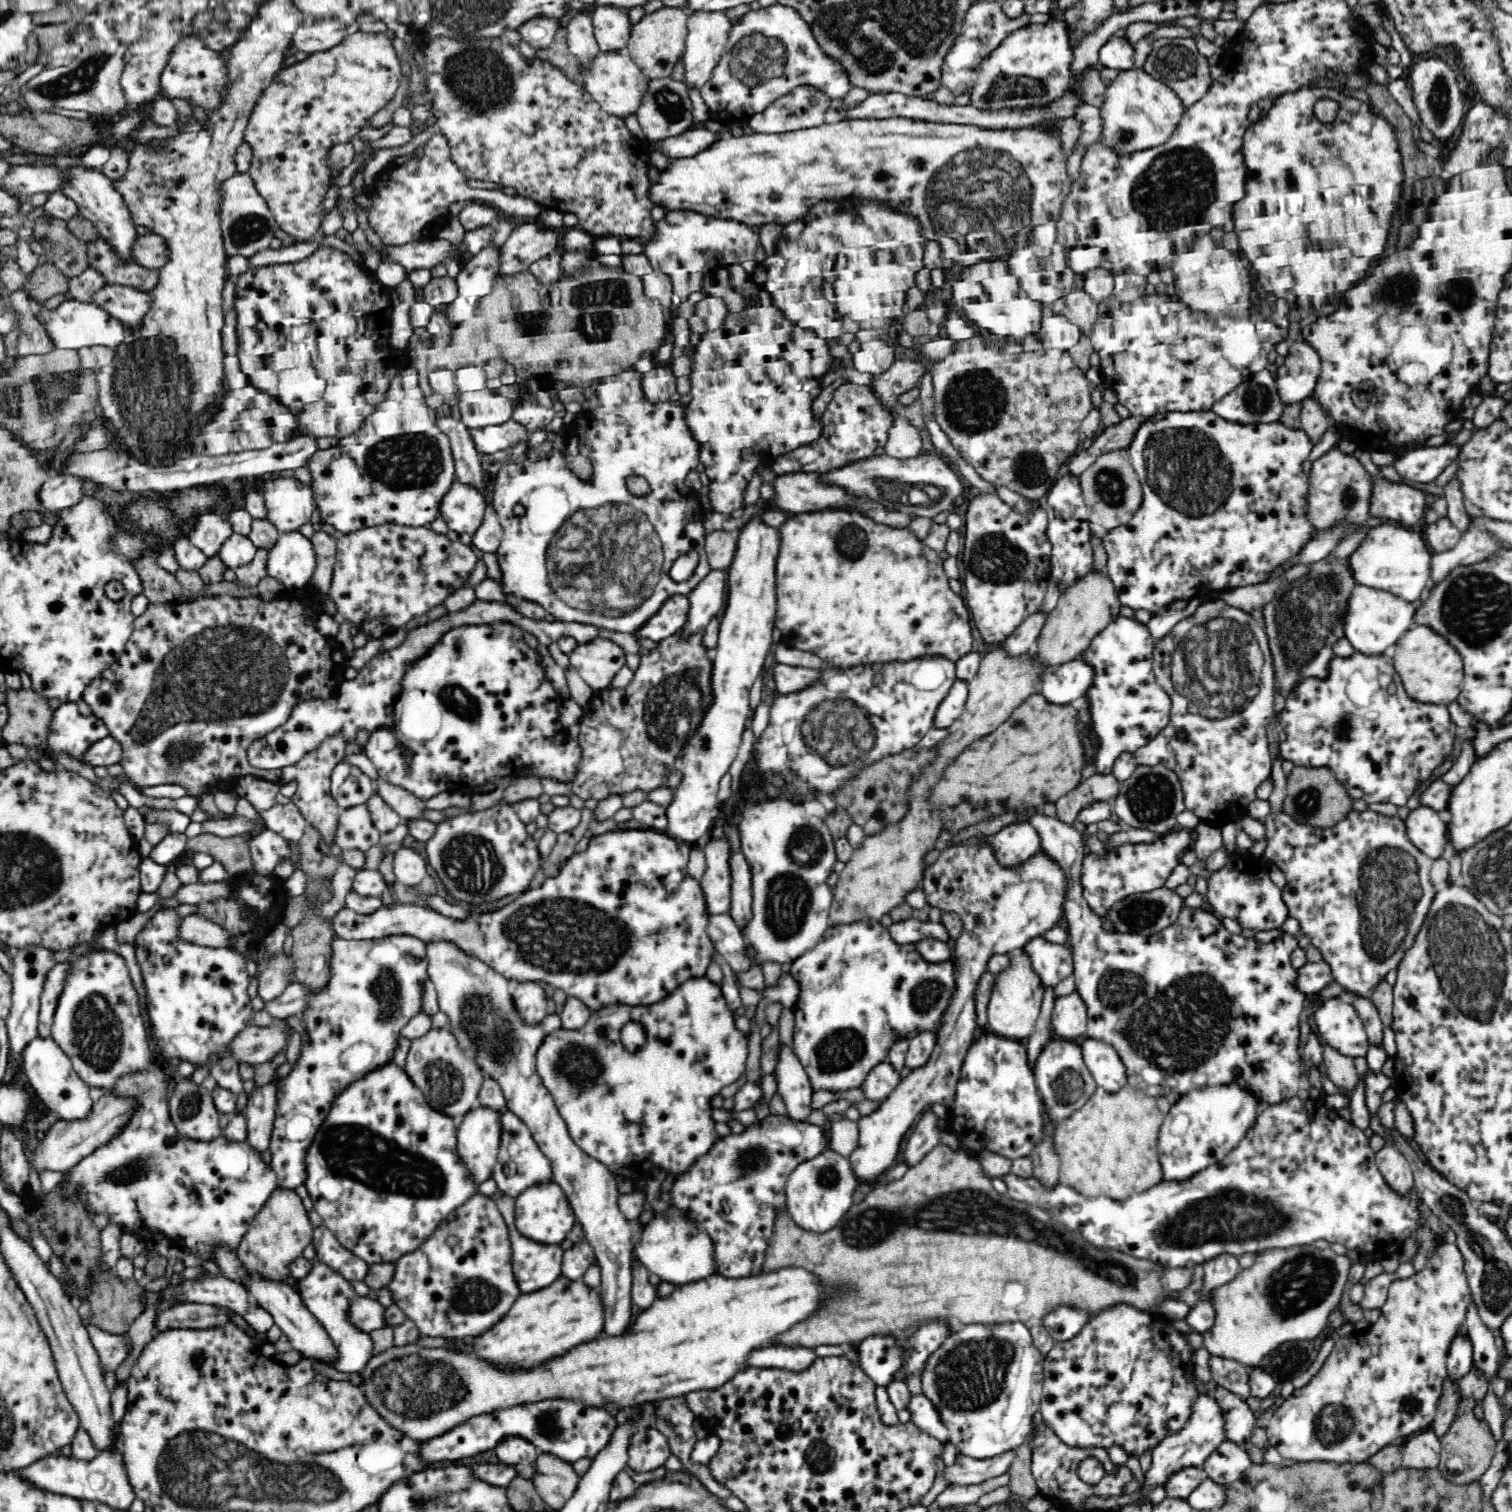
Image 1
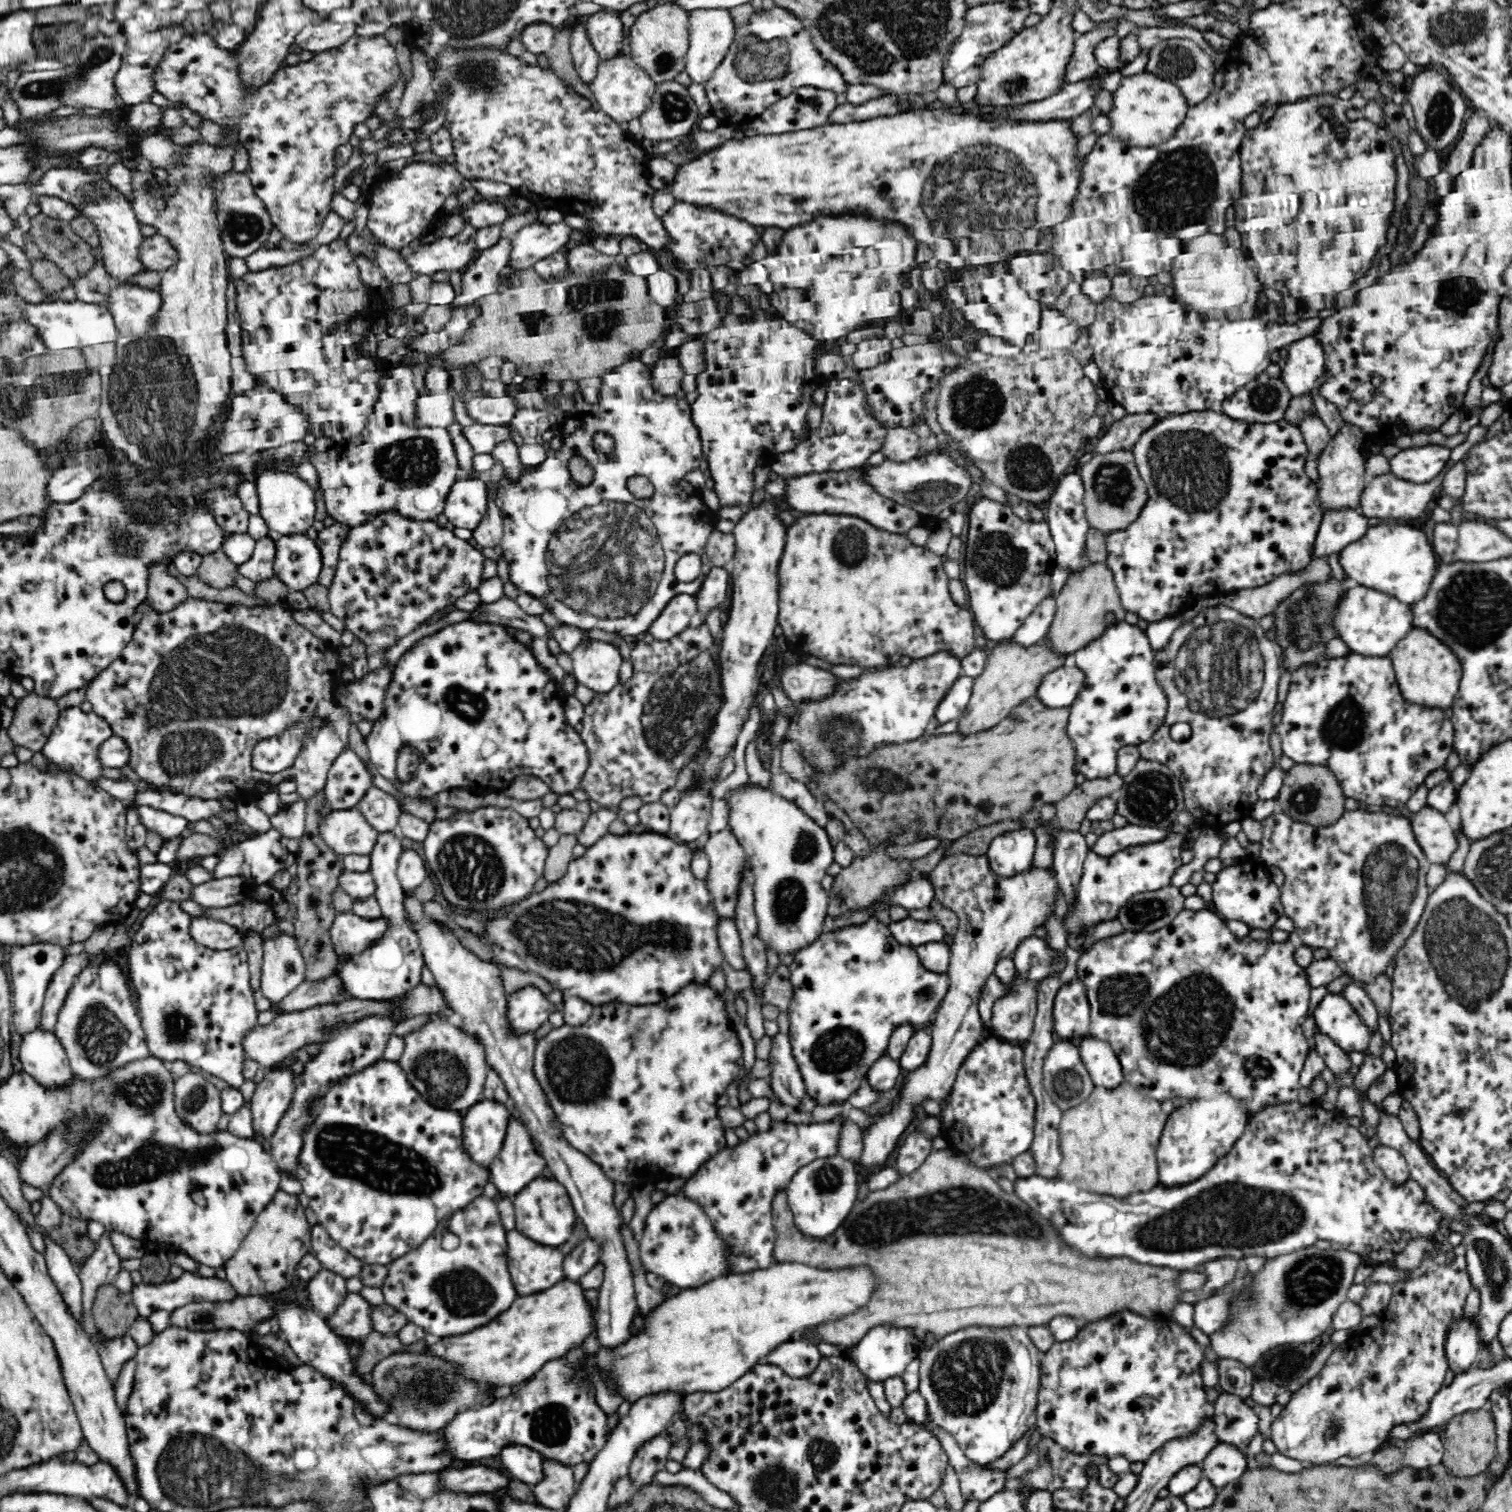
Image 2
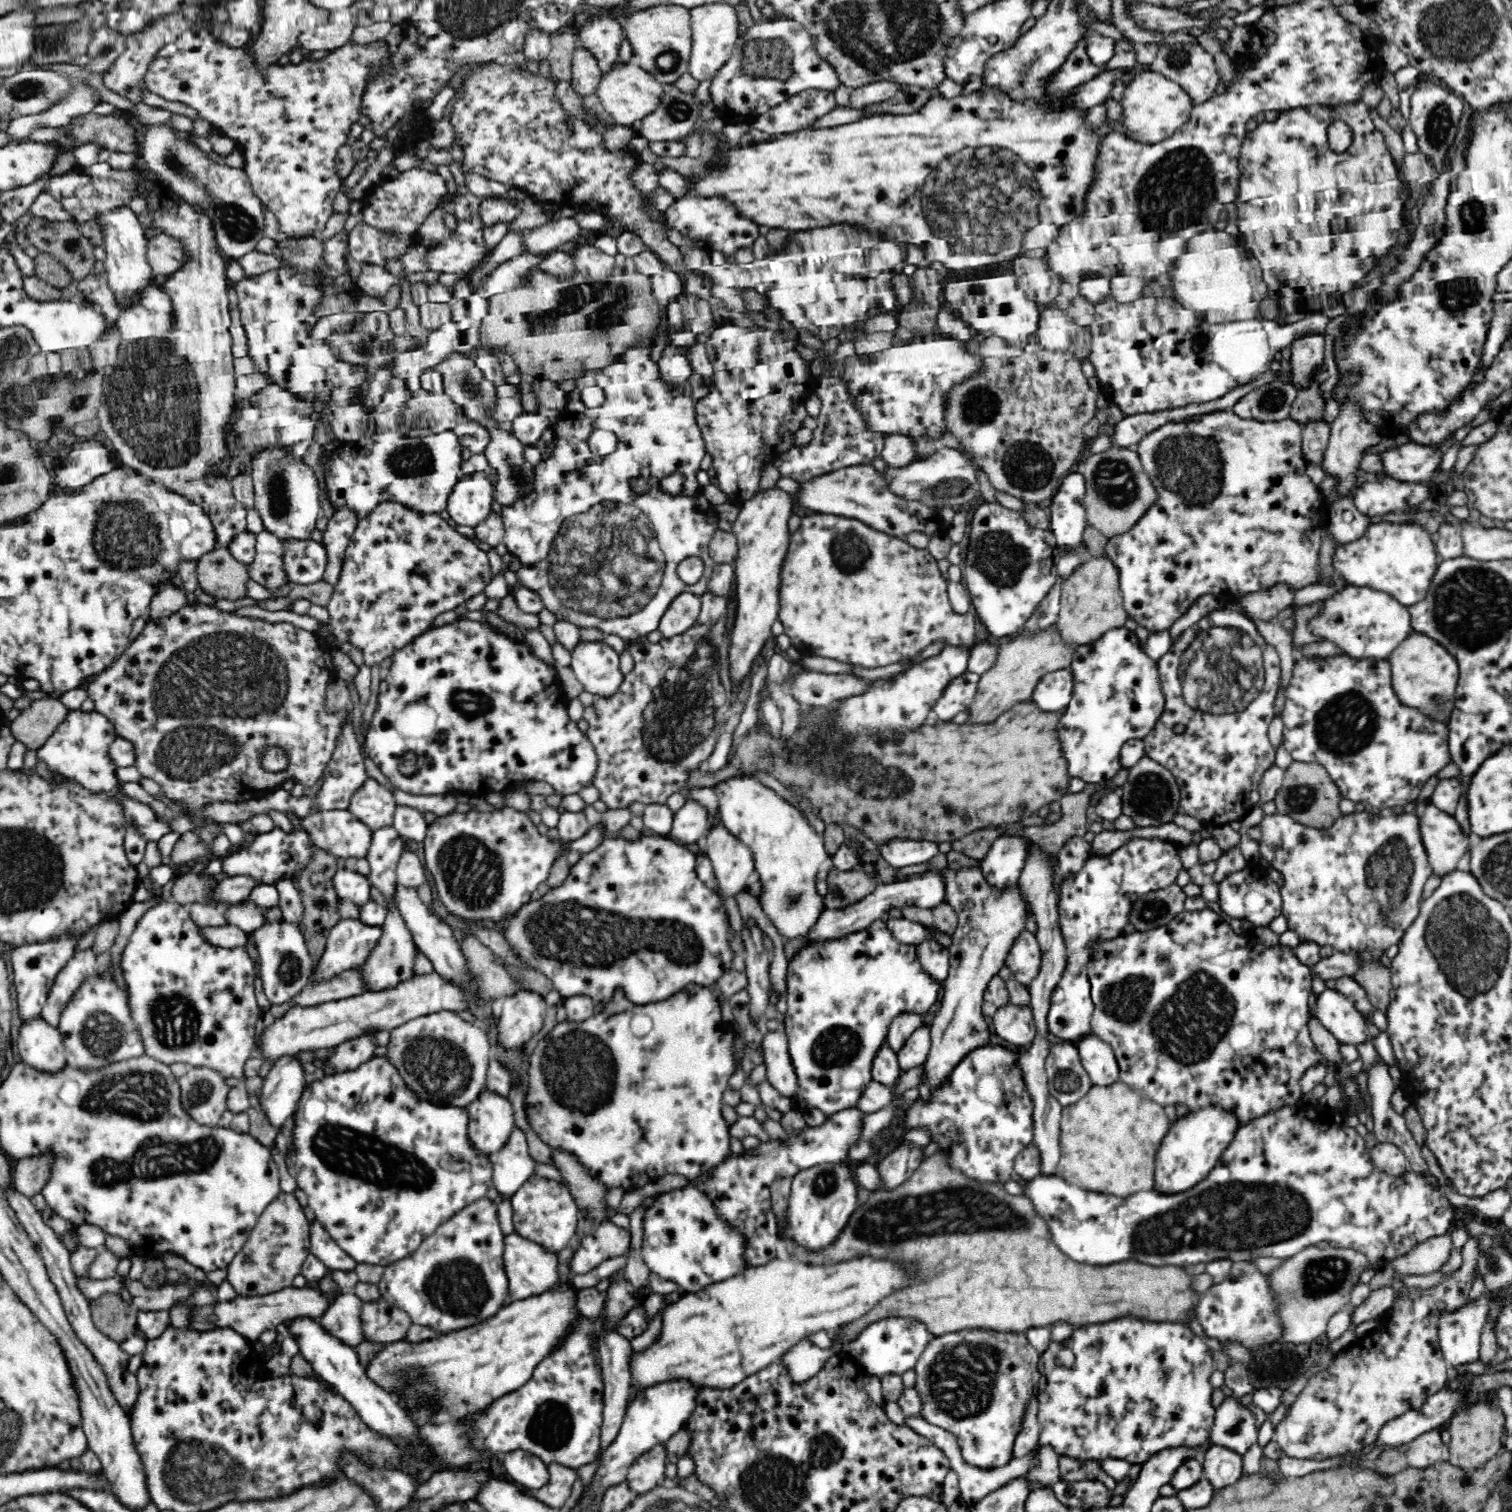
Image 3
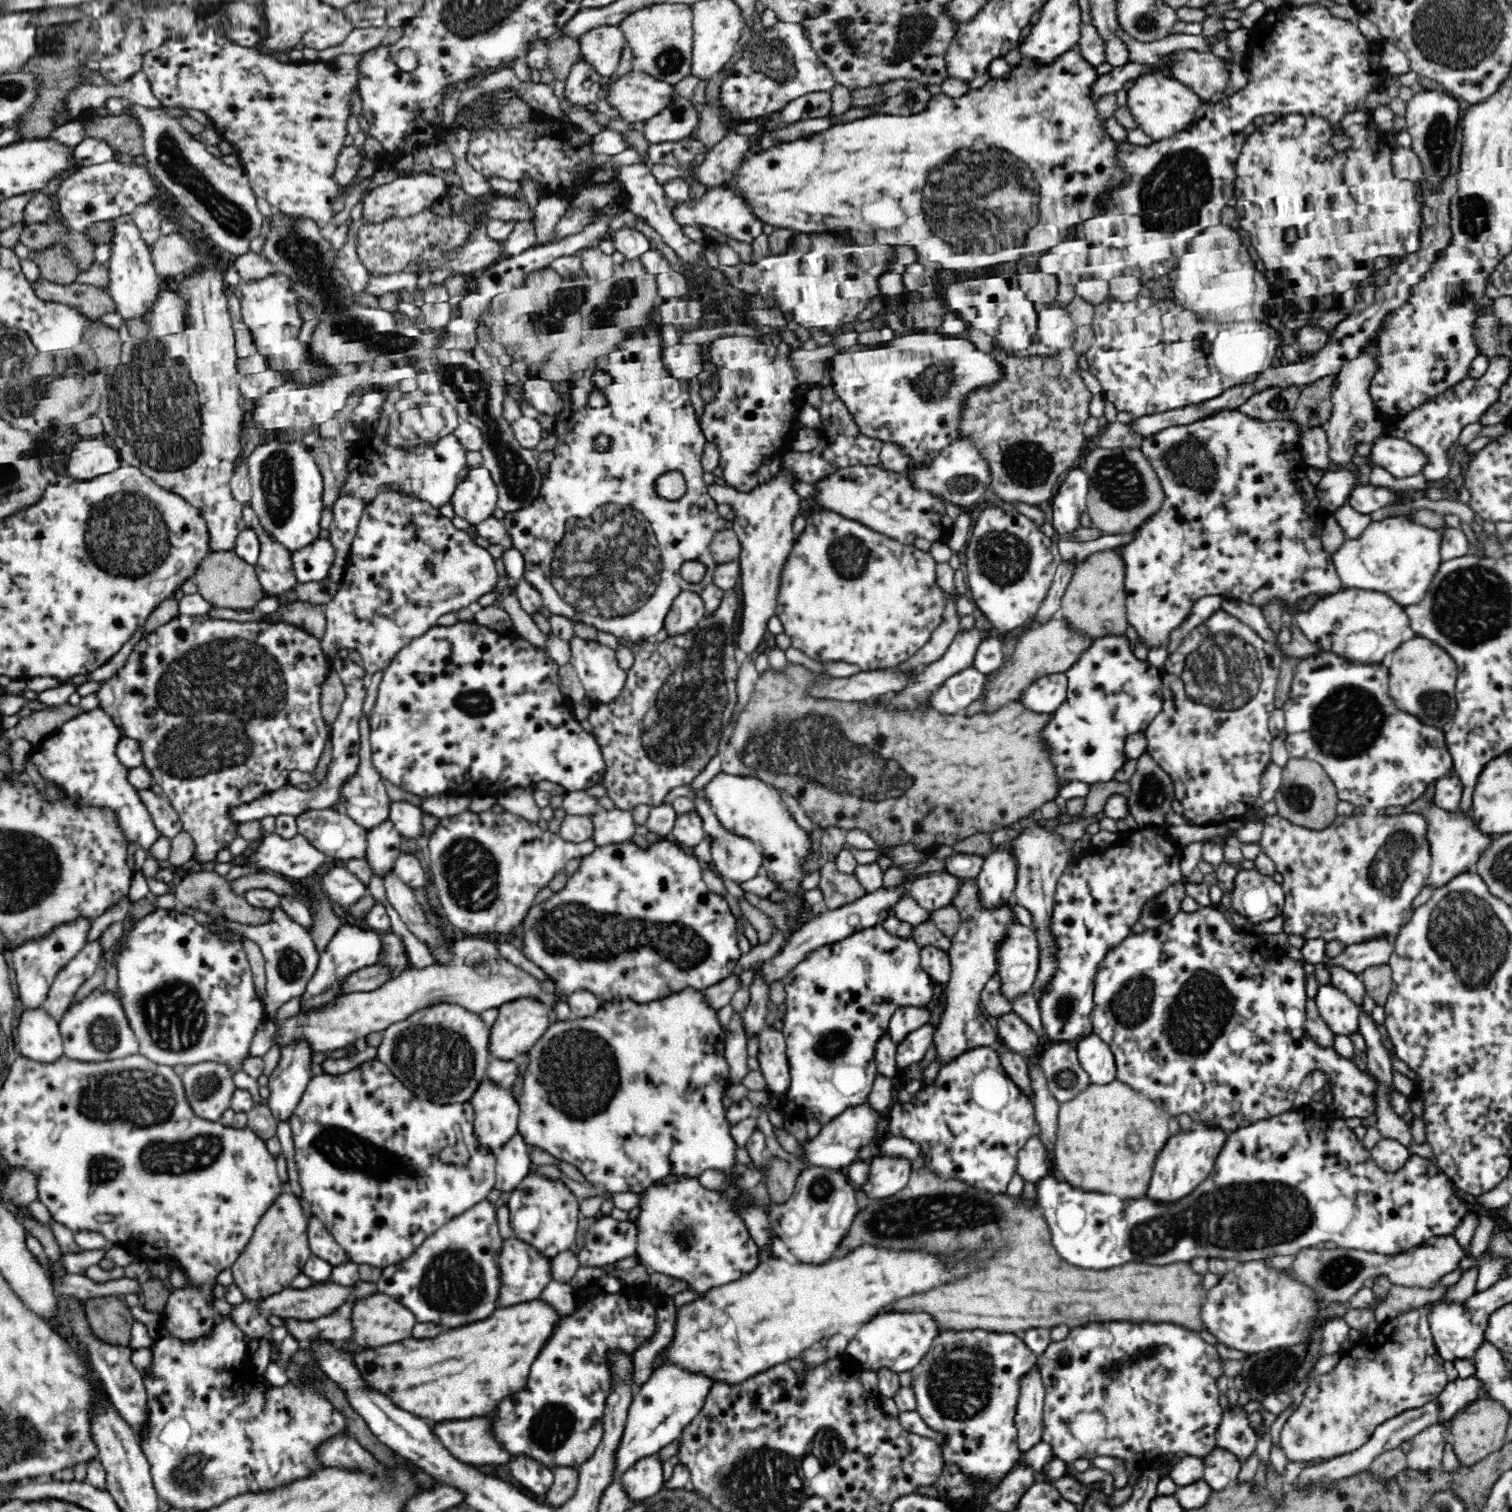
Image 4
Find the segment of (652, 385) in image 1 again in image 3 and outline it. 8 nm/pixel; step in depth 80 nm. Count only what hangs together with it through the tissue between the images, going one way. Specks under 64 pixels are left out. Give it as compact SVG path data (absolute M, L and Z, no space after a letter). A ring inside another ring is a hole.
M669 344L662 352L659 361L660 373L671 386L684 390L684 383L694 374L690 358L689 348L684 346L673 346Z

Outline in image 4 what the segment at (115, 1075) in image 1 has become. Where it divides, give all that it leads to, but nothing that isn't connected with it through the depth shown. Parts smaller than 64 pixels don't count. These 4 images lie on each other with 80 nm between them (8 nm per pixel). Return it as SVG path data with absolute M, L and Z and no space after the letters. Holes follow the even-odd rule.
M96 989L82 1001L71 1006L59 1023L63 1052L70 1058L84 1062L124 1058L139 1053L138 1039L128 1026L119 1000L112 992Z

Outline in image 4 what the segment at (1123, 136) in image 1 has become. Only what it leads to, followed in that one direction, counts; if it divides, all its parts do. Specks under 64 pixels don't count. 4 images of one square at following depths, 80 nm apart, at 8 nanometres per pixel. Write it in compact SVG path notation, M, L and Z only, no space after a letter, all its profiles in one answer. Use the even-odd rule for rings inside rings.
M1166 73L1148 74L1138 78L1127 91L1127 108L1134 115L1135 122L1153 142L1170 138L1186 130L1197 116L1197 110L1204 100L1186 83L1168 76Z

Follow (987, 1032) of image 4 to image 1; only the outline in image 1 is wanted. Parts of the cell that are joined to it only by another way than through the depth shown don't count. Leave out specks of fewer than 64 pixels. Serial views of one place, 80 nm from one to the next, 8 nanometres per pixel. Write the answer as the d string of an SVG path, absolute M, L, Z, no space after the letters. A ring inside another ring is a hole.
M958 844L944 848L940 852L936 862L926 867L923 872L922 887L926 889L928 904L936 906L942 911L952 911L959 915L962 921L962 934L956 938L954 956L951 957L953 964L953 977L955 980L954 990L947 1000L947 1007L943 1010L939 1025L935 1030L934 1048L931 1050L930 1058L924 1066L906 1071L903 1080L882 1102L878 1110L870 1115L861 1116L857 1120L860 1131L858 1148L852 1152L848 1159L852 1163L852 1169L858 1180L868 1182L876 1180L880 1174L884 1174L893 1167L894 1161L902 1138L908 1129L916 1122L920 1112L926 1108L926 1104L941 1103L949 1106L955 1095L955 1086L961 1076L961 1068L965 1061L970 1046L976 1042L976 1030L978 1030L978 1015L976 1010L976 990L982 976L989 972L988 964L994 954L1009 955L1016 950L1021 950L1032 938L1042 937L1043 933L1053 928L1060 922L1064 914L1063 897L1064 875L1056 867L1056 863L1049 856L1036 852L1025 864L1016 869L1002 869L998 867L996 859L992 854L990 844L968 845Z

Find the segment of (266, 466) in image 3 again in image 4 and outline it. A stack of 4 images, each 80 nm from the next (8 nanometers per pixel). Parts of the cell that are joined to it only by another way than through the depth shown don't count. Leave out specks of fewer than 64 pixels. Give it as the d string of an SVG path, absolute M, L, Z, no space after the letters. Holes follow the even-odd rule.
M274 434L274 439L262 443L248 458L246 458L249 477L251 480L250 506L254 509L259 520L259 528L274 538L278 544L282 544L286 550L298 552L300 548L310 546L314 540L320 538L320 514L324 510L324 477L316 463L310 449L299 437L296 440L281 438L281 435Z

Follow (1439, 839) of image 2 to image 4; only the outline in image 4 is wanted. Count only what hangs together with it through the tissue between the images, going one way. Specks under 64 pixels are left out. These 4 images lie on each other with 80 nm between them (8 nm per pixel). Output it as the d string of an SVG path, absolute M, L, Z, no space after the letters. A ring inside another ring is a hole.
M1424 795L1416 802L1406 806L1406 813L1422 814L1429 820L1428 839L1433 861L1430 876L1425 885L1430 888L1442 888L1460 874L1469 873L1470 868L1476 870L1482 856L1486 854L1486 850L1490 850L1494 845L1495 838L1498 838L1498 836L1486 834L1478 828L1478 824L1468 812L1444 811L1433 803L1425 802Z

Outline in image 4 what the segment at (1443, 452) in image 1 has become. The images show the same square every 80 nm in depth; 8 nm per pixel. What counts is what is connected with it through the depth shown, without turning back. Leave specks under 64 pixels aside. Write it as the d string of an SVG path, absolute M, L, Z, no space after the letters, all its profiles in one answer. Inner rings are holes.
M1391 433L1378 435L1371 442L1370 462L1382 467L1396 478L1413 476L1421 472L1426 457L1406 439L1396 438Z

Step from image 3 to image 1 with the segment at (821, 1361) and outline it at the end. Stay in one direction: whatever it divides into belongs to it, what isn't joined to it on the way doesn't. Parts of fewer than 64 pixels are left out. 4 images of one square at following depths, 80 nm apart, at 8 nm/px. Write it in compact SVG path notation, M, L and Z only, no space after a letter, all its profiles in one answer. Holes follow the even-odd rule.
M776 1344L762 1350L762 1354L754 1354L746 1366L774 1367L798 1374L808 1370L818 1358L814 1348Z

